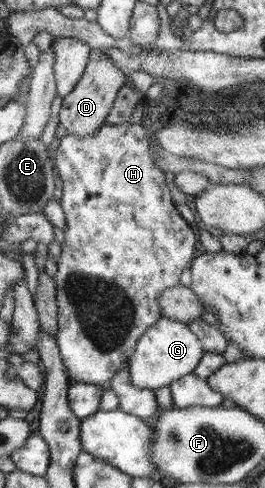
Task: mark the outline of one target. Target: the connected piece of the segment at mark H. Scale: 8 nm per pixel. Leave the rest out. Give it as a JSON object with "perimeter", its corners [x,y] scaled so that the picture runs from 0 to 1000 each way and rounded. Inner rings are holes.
{"perimeter":[[[472,248],[472,252],[449,256],[389,254],[389,260],[366,264],[366,273],[351,275],[351,281],[283,281],[283,277],[253,275],[211,287],[196,324],[215,355],[238,369],[226,418],[245,434],[245,469],[238,469],[245,498],[230,502],[230,525],[215,531],[219,551],[208,568],[200,568],[215,582],[211,613],[223,629],[219,680],[208,699],[238,750],[249,752],[249,764],[260,764],[275,785],[404,791],[449,756],[483,752],[487,736],[509,725],[517,703],[540,682],[600,654],[611,654],[611,631],[596,615],[619,598],[679,584],[675,566],[691,551],[717,547],[721,533],[732,531],[728,520],[736,518],[747,486],[725,461],[668,432],[638,383],[623,373],[623,355],[585,338],[585,330],[570,322],[555,268],[532,252],[502,254]]]}

